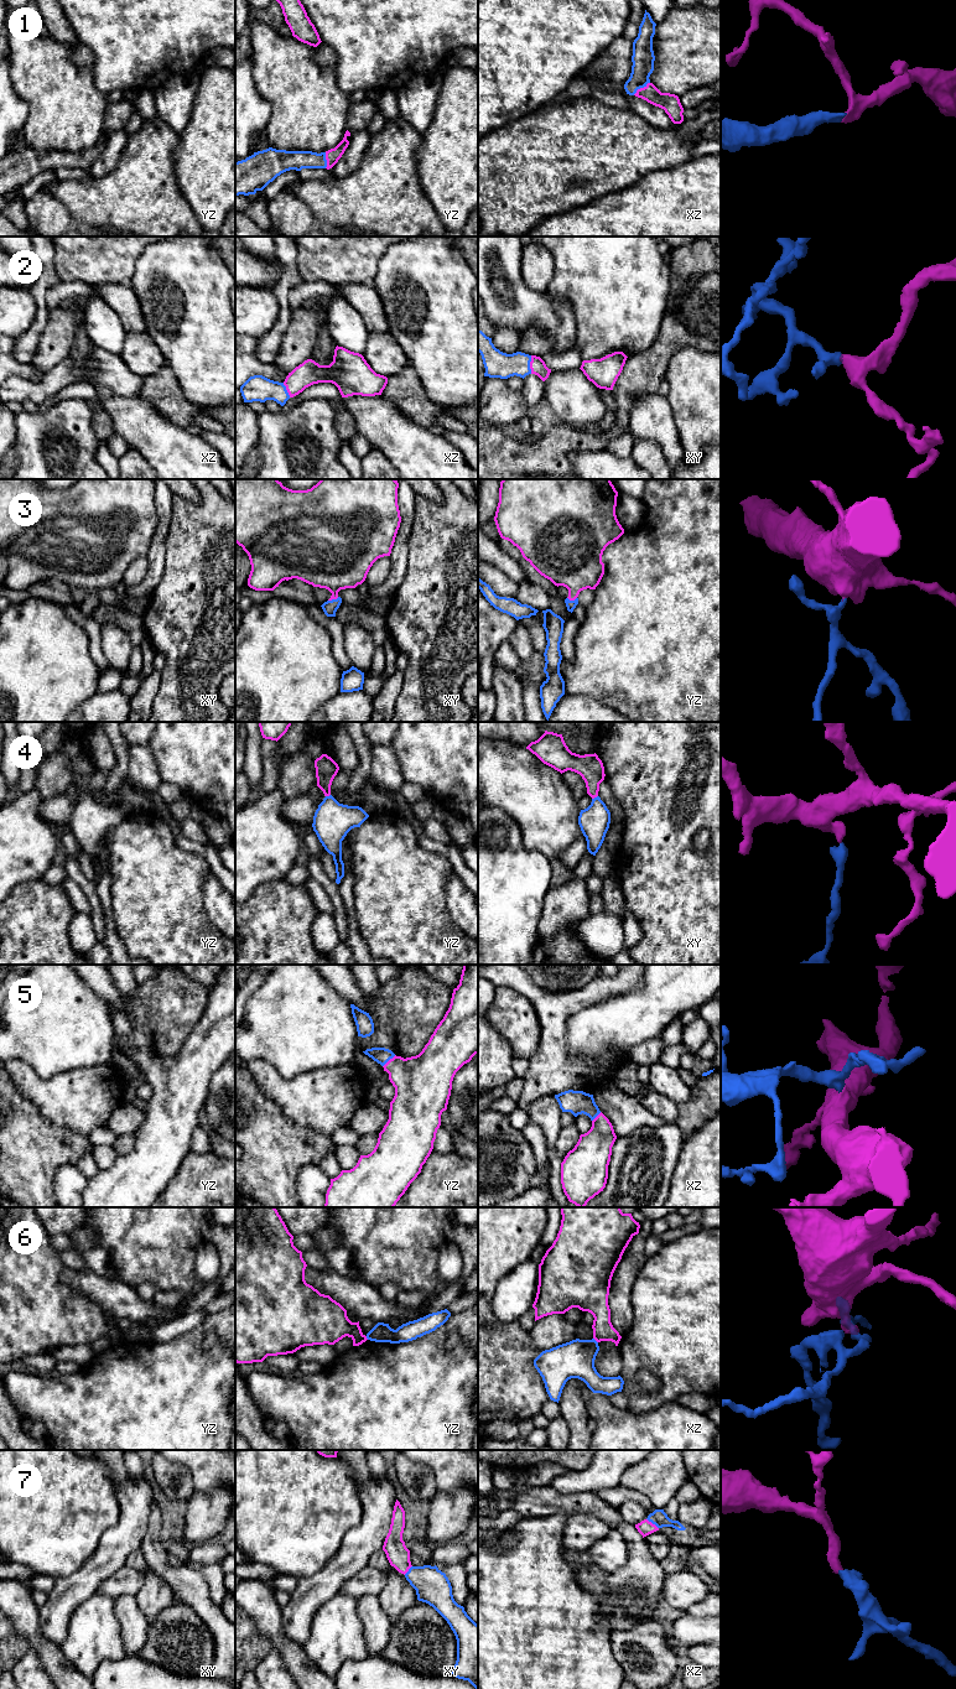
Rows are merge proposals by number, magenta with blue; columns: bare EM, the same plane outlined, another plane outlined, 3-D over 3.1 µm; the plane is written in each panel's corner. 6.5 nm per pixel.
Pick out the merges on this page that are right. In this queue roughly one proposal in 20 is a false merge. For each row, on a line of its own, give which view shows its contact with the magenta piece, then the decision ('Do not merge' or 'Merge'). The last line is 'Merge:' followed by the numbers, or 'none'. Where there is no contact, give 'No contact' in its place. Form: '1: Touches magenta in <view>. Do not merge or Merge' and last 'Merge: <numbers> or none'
1: Touches magenta in xz. Merge
2: Touches magenta in xy. Merge
3: Touches magenta in xy. Merge
4: Touches magenta in xy. Merge
5: Touches magenta in yz. Merge
6: Touches magenta in xz. Do not merge
7: Touches magenta in xz. Merge
Merge: 1, 2, 3, 4, 5, 7

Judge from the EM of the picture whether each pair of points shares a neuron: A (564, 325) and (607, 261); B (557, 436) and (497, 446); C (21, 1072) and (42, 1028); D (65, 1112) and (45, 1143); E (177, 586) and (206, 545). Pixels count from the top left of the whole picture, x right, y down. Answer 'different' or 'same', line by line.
A: different
B: same
C: different
D: different
E: same

